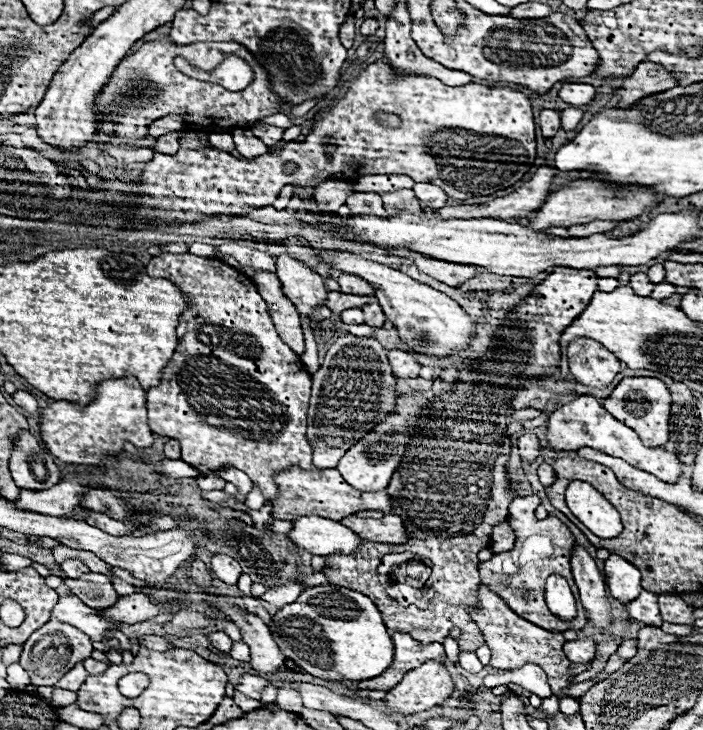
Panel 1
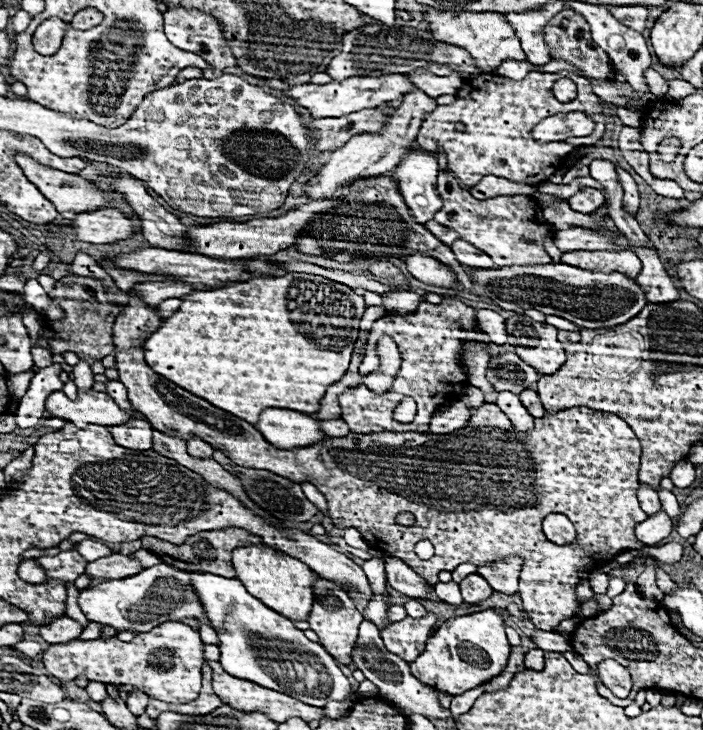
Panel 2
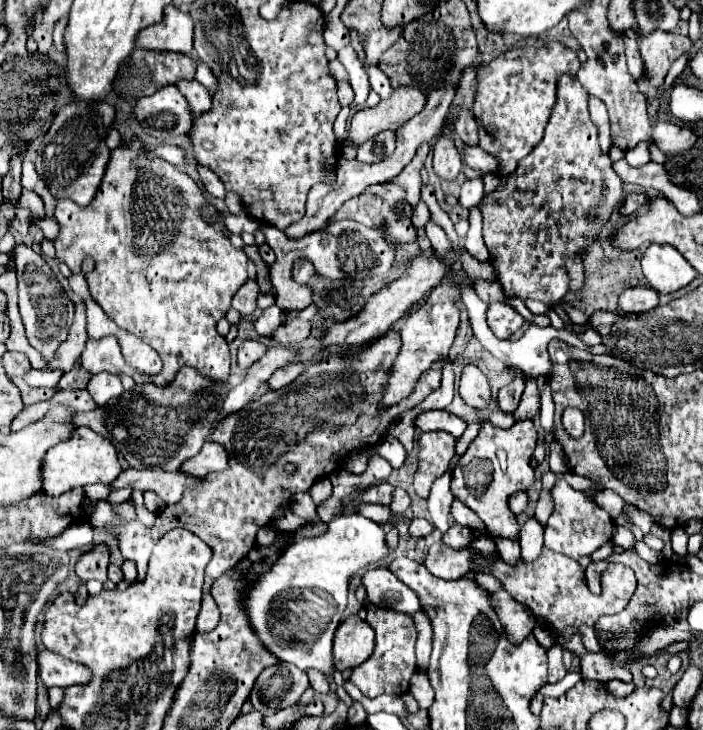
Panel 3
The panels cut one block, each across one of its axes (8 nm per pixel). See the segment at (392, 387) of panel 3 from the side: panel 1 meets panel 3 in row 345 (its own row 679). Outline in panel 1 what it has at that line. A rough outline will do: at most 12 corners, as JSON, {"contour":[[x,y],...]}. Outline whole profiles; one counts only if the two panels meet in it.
{"contour":[[438,660],[404,674],[386,694],[398,714],[442,704],[454,690]]}

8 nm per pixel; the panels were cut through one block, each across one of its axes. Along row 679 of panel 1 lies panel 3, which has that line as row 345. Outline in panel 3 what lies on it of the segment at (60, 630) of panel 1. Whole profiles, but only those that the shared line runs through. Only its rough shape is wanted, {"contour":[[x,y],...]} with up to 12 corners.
{"contour":[[14,246],[26,338],[52,360],[74,302],[30,246]]}

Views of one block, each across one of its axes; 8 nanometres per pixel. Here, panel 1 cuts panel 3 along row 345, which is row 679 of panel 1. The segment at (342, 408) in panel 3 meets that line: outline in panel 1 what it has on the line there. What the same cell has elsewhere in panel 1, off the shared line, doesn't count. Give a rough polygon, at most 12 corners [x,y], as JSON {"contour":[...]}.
{"contour":[[394,632],[394,662],[382,676],[356,682],[358,690],[390,690],[410,668],[444,662],[440,642],[418,644]]}

